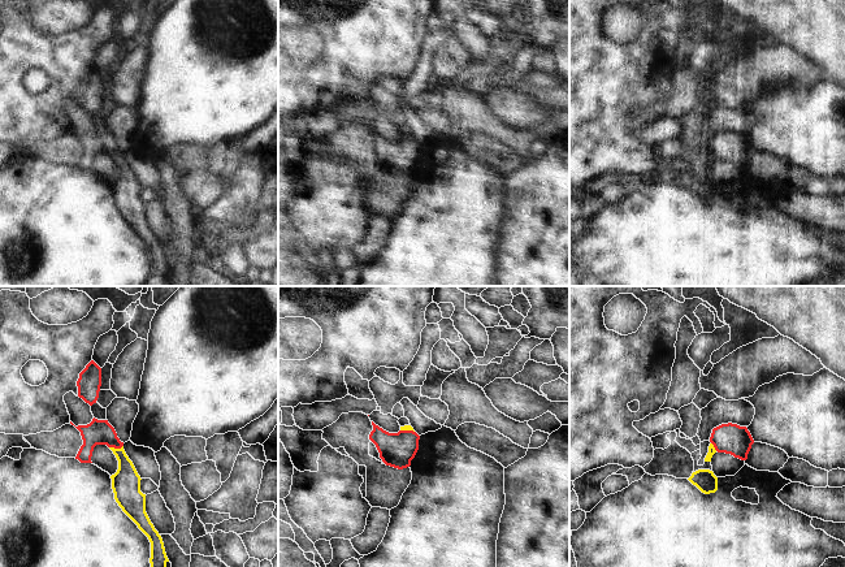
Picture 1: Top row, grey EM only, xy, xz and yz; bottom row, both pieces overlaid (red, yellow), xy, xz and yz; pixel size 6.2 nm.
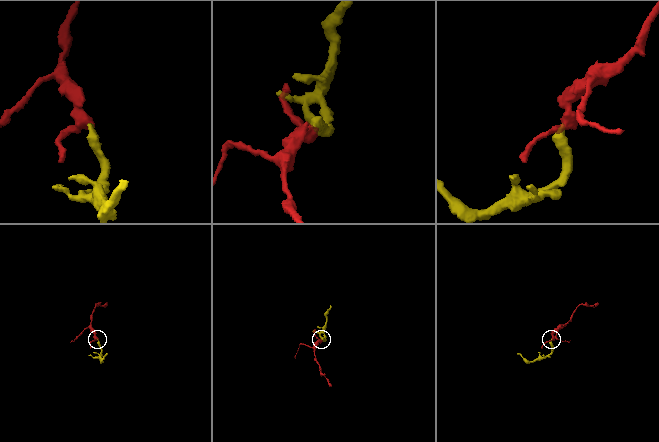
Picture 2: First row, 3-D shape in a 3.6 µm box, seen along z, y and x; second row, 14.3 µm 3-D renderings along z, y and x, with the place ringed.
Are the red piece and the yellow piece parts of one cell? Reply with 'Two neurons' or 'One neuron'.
One neuron.

